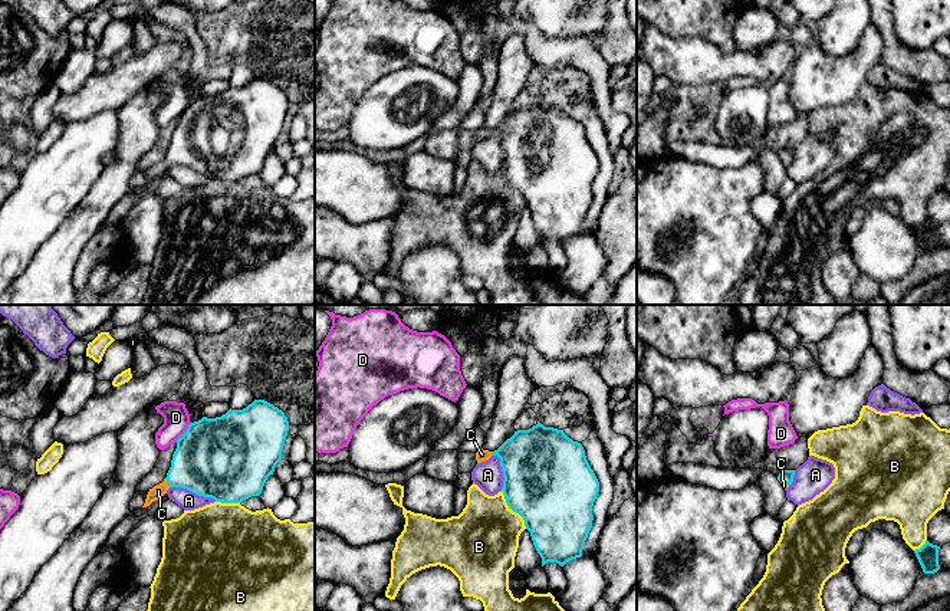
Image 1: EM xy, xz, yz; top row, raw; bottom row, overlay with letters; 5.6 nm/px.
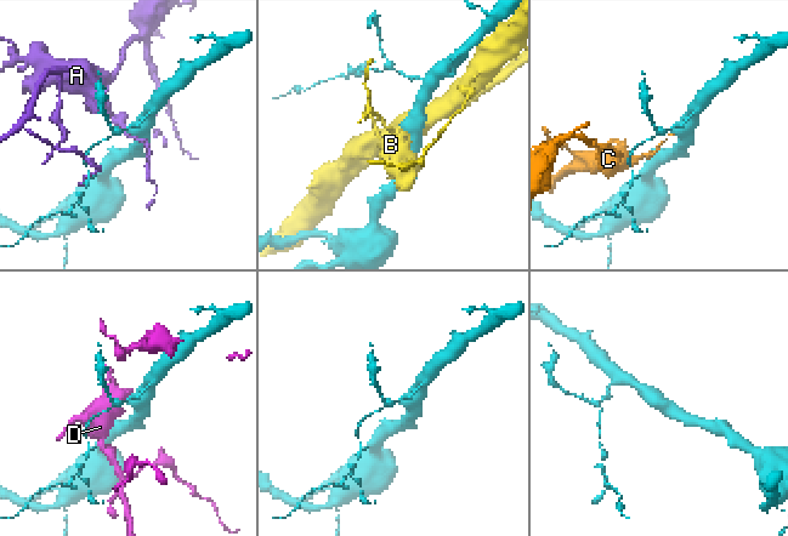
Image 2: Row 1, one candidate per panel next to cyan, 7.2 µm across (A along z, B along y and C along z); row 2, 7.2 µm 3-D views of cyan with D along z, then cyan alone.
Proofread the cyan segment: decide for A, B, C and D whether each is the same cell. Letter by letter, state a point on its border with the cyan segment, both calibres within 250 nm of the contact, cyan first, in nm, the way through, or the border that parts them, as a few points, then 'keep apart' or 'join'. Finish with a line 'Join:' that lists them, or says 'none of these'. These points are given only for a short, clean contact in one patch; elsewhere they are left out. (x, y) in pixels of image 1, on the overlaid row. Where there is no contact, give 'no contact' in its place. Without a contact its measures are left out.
A: contact xy (193, 492); calibres 460 and 110 nm; keep apart
B: contact xz (512, 509); calibres 480 and 400 nm; keep apart
C: contact xy (167, 482); calibres 380 and 70 nm; way xy (206, 462), (167, 482), (158, 490); join
D: contact xy (184, 433); calibres 460 and 140 nm; border xy (191, 423), (176, 442); keep apart
Join: C

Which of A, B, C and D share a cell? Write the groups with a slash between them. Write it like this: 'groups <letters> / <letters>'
groups A / B / C / D

